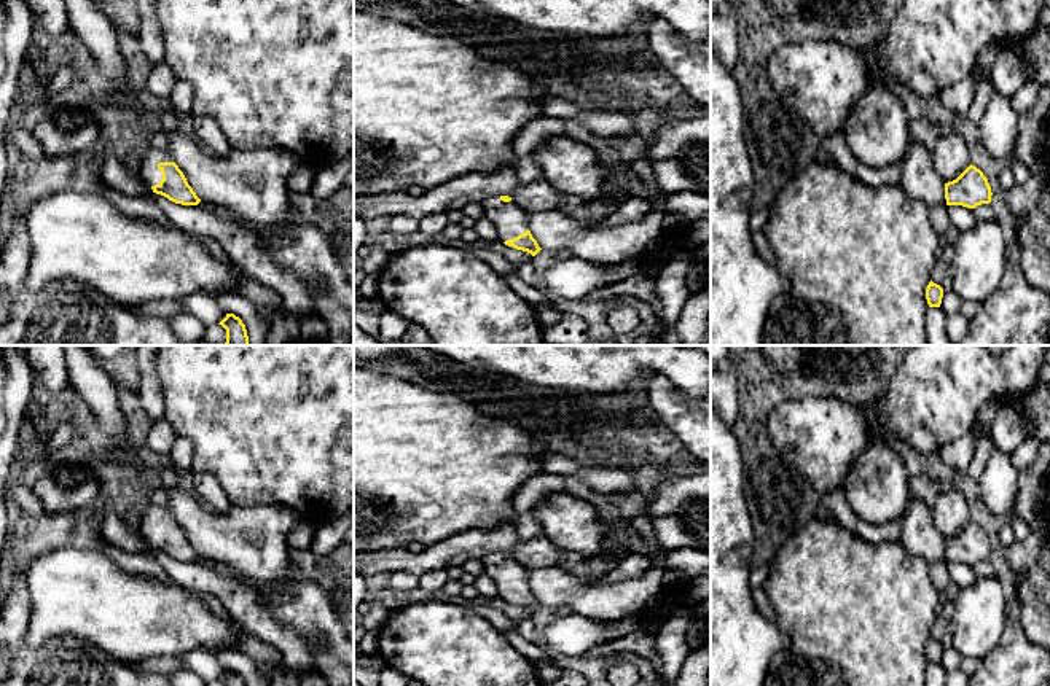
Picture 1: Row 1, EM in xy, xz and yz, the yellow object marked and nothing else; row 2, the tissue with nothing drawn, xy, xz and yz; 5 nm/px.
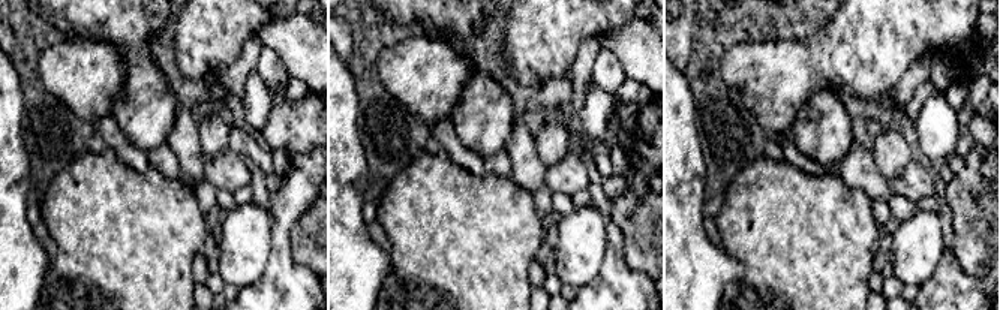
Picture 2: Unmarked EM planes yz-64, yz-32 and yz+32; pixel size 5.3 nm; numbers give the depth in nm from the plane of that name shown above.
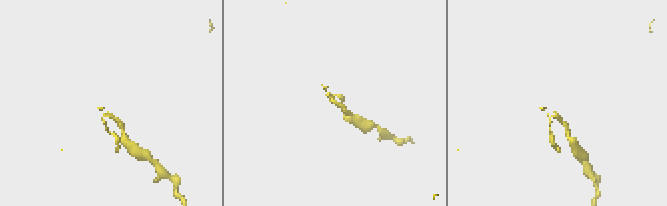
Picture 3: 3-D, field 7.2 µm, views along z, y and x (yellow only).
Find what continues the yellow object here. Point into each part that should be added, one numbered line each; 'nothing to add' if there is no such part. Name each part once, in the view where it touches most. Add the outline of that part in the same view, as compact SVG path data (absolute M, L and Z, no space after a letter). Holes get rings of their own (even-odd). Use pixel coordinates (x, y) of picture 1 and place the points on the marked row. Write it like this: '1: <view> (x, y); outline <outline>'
1: xy (150, 172); outline M151 148L142 161L140 175L150 188L163 180L163 173L158 169L159 162L174 162L174 159L167 151Z

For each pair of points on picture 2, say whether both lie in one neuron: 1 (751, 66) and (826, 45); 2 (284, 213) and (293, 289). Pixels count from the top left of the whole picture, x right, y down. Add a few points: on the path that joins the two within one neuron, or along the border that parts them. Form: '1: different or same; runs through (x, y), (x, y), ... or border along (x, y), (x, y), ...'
1: same; runs through (769, 66), (805, 66), (808, 63)
2: same; runs through (282, 232), (282, 270)

